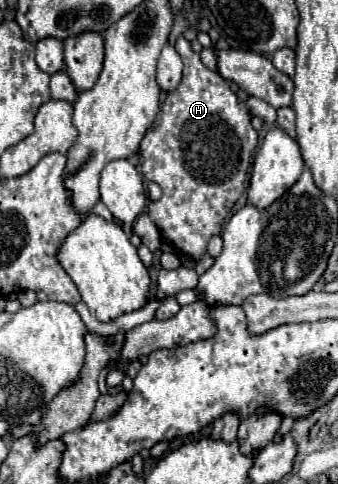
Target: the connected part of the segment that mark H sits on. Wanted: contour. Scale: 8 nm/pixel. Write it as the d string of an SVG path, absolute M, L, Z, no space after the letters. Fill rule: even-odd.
M186 38L176 42L176 50L184 60L184 76L172 92L168 92L156 122L144 134L138 154L142 158L140 170L146 180L158 182L162 198L148 204L148 214L162 232L162 238L170 242L182 256L200 260L206 254L208 238L222 232L226 218L230 216L236 200L244 192L244 180L250 168L252 152L258 144L258 132L250 126L250 112L246 104L234 94L230 84L216 72L206 68Z

